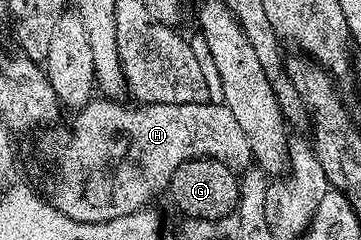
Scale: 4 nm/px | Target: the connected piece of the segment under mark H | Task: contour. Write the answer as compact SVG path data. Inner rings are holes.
M92 98L86 106L74 113L75 118L71 124L69 138L63 134L53 134L39 141L35 148L35 160L40 172L43 173L39 180L41 184L41 186L39 185L40 193L55 209L61 210L61 214L65 214L77 222L96 224L113 218L121 218L125 214L144 211L150 205L147 203L150 202L151 198L157 195L162 188L164 191L170 185L171 176L177 170L177 166L181 166L181 162L186 160L216 160L236 170L246 170L252 167L253 157L249 146L249 138L245 134L245 130L241 130L237 118L233 118L233 110L229 110L227 105L222 102L216 102L216 104L214 102L206 104L139 104L134 106L135 108L119 103L123 102L115 98Z

